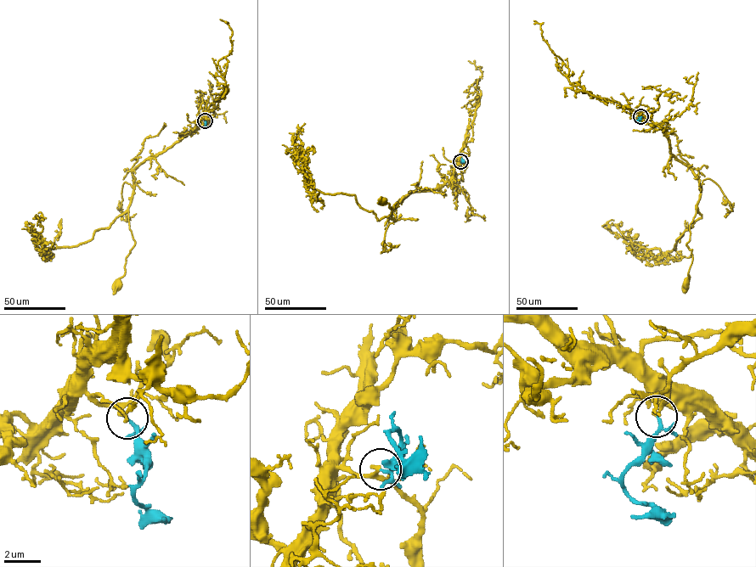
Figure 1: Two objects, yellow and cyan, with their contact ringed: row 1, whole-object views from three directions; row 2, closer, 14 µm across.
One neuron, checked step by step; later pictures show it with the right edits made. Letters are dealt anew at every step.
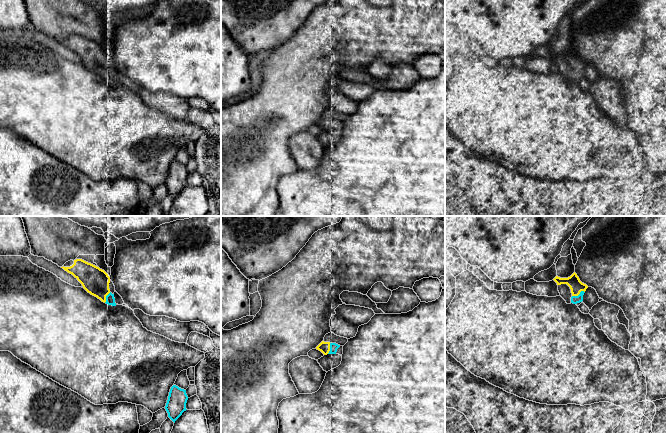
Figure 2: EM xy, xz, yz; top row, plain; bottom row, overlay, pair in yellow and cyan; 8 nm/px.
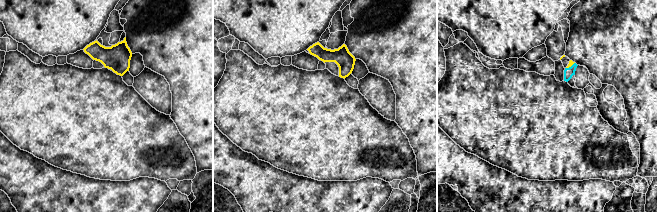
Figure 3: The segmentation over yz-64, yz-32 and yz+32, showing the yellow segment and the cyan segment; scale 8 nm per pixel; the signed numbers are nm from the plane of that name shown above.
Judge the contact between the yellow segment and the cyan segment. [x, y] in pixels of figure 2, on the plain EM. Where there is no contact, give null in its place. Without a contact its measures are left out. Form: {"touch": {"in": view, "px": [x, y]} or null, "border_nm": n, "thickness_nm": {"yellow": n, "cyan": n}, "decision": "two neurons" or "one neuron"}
{"touch": {"in": "yz", "px": [578, 70]}, "border_nm": 110, "thickness_nm": {"yellow": 110, "cyan": 60}, "decision": "one neuron"}

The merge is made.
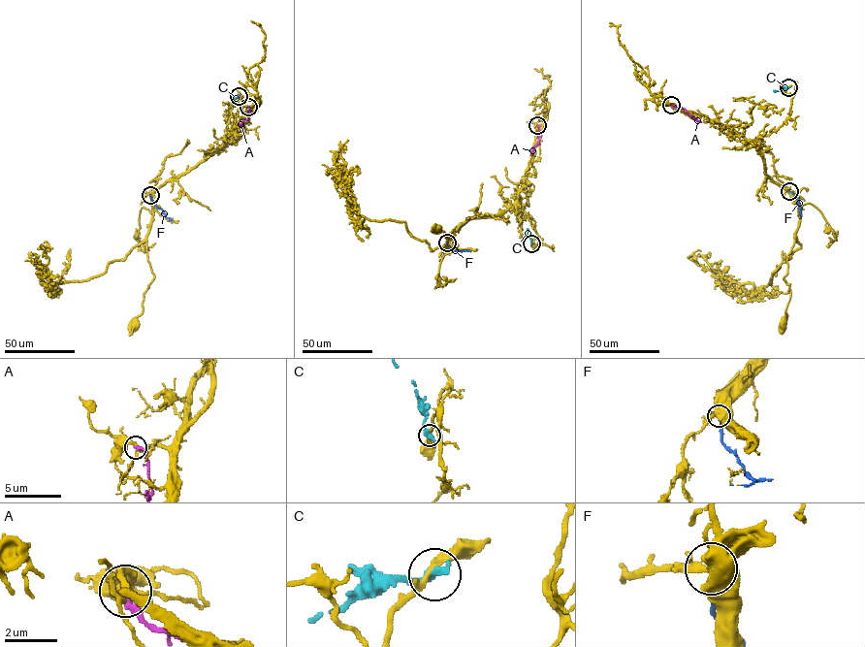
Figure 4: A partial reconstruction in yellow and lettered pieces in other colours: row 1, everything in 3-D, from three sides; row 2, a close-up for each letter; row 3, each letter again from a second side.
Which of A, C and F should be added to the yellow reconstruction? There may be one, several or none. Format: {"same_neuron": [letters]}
{"same_neuron": []}

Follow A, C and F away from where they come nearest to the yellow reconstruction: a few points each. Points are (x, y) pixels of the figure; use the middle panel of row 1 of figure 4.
A: (537, 125), (538, 144), (531, 154)
C: (531, 243), (527, 228)
F: (448, 242), (452, 250), (470, 251)

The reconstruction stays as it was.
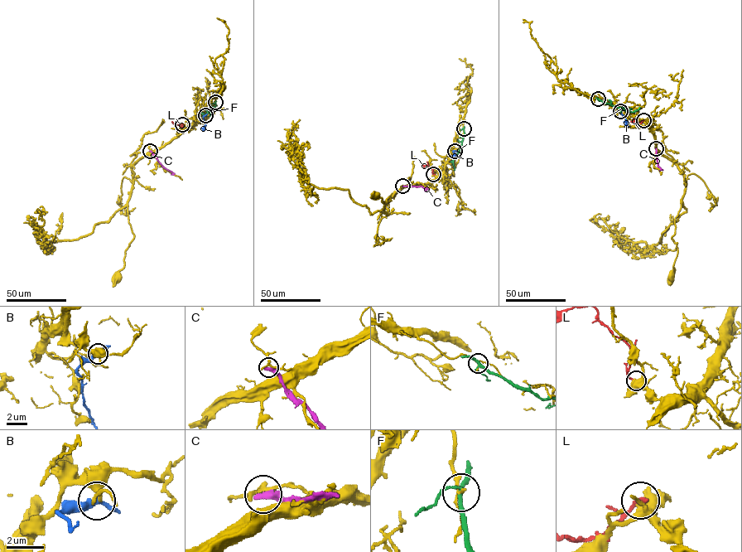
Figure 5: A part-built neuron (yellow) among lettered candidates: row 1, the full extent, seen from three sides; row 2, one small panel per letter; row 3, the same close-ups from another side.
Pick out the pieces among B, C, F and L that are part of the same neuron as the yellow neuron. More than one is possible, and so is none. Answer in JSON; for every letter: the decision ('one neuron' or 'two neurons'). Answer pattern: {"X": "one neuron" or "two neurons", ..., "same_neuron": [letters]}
{"B": "two neurons", "C": "two neurons", "F": "two neurons", "L": "two neurons", "same_neuron": []}

